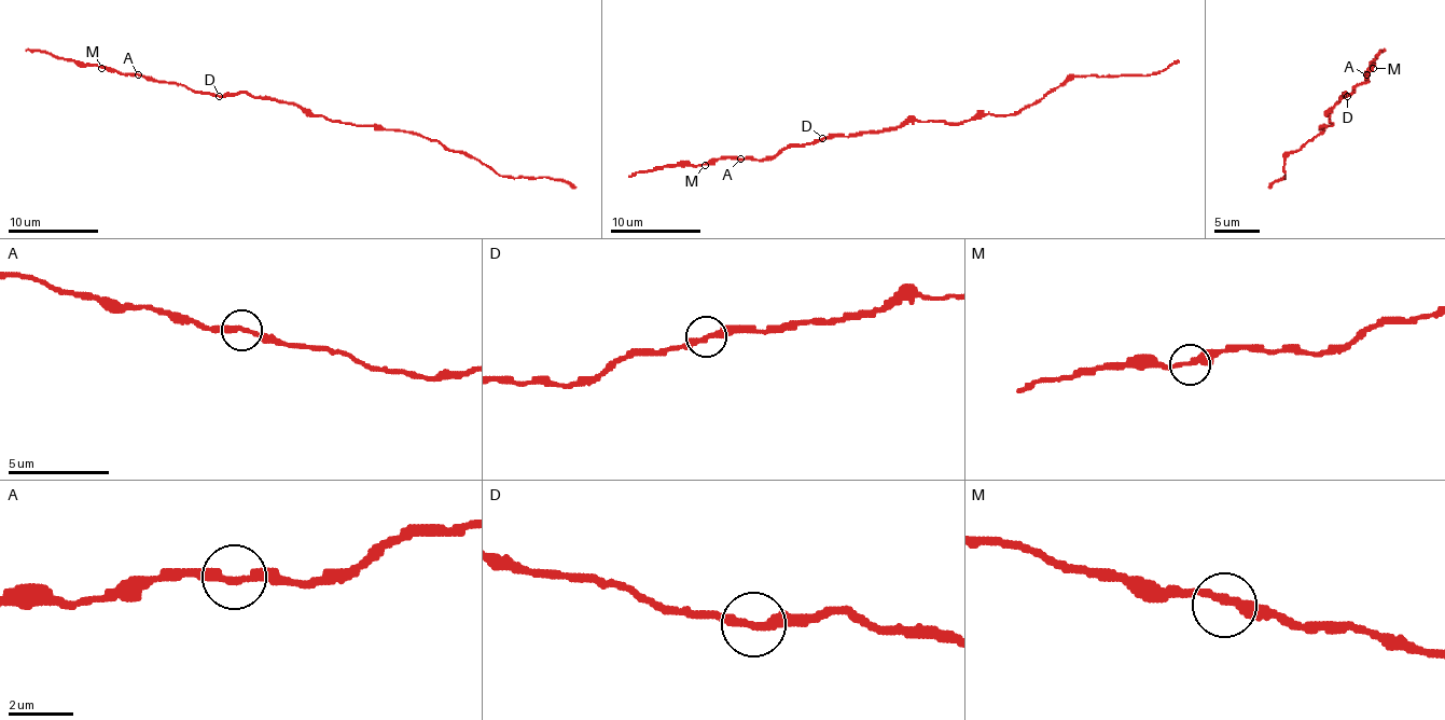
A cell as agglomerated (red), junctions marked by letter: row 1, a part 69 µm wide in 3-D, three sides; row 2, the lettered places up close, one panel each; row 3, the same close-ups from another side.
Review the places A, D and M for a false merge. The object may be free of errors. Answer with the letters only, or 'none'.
none

